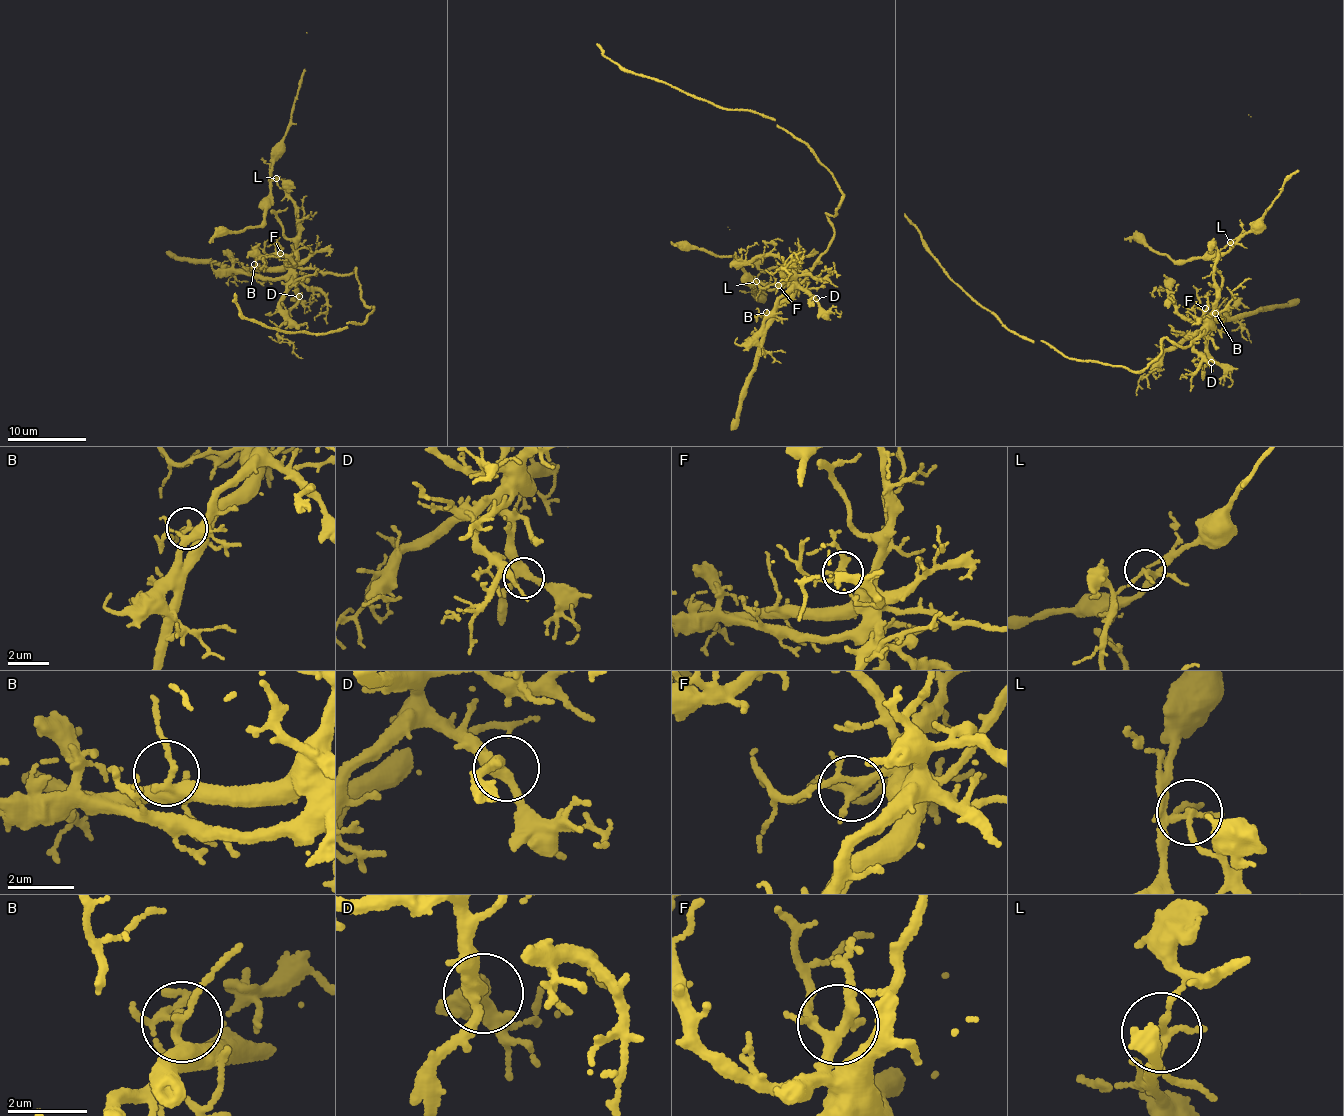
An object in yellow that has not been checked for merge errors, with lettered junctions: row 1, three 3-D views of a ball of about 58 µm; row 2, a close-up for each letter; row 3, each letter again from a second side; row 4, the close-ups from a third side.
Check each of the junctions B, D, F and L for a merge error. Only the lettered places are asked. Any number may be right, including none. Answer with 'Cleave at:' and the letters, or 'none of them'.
Cleave at: L

